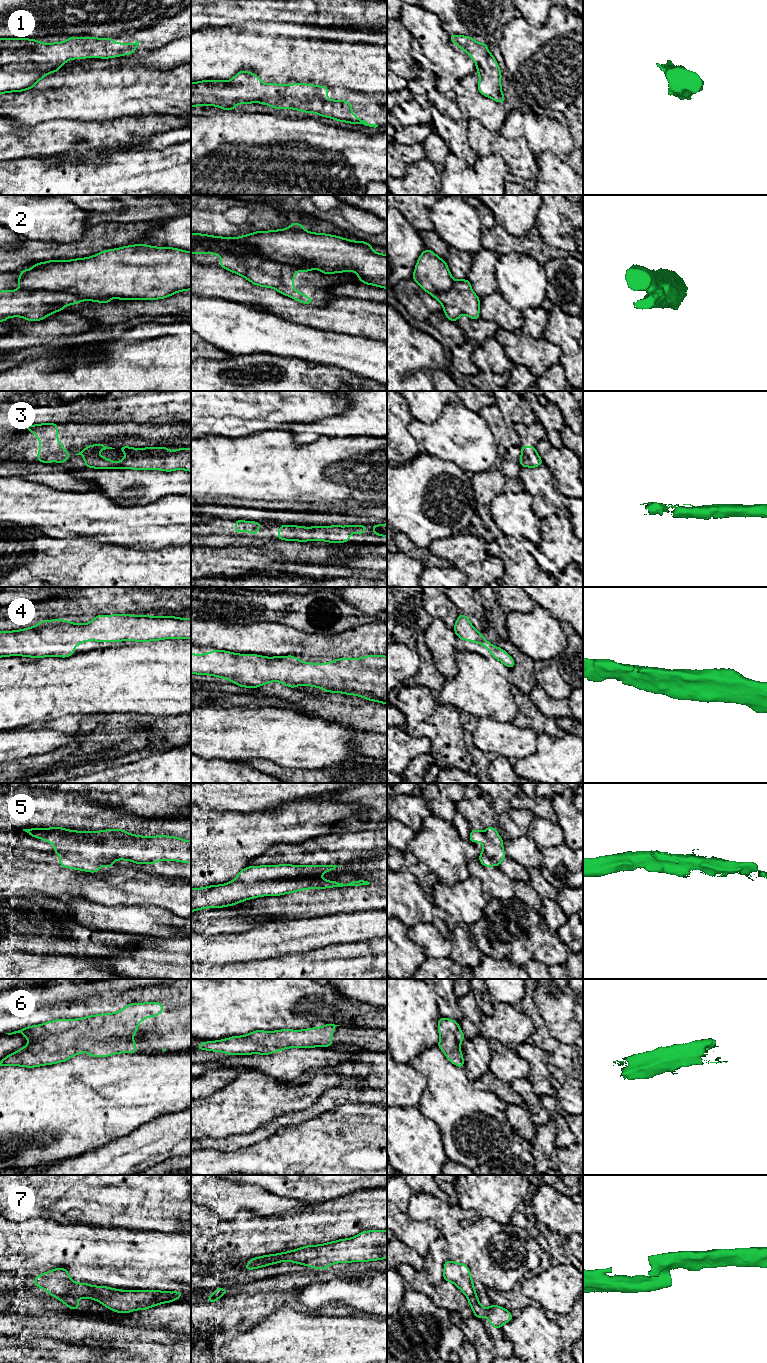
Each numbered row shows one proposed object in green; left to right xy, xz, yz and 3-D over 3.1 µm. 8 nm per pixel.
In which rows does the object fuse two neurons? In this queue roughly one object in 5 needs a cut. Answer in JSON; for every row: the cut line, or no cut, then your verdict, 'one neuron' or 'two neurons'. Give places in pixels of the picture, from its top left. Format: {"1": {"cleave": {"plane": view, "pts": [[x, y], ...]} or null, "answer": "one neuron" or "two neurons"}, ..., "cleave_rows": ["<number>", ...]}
{"1": {"cleave": null, "answer": "one neuron"}, "2": {"cleave": {"plane": "xy", "pts": [[20, 288], [65, 291], [87, 299], [104, 296], [111, 297]]}, "answer": "two neurons"}, "3": {"cleave": null, "answer": "one neuron"}, "4": {"cleave": null, "answer": "one neuron"}, "5": {"cleave": null, "answer": "one neuron"}, "6": {"cleave": null, "answer": "one neuron"}, "7": {"cleave": {"plane": "xz", "pts": [[250, 1261], [266, 1258], [270, 1263]]}, "answer": "two neurons"}, "cleave_rows": ["2", "7"]}

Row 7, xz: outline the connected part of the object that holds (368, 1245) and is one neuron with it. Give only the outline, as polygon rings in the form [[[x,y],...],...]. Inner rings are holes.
[[[387,1230],[363,1231],[348,1239],[304,1246],[288,1252],[251,1258],[250,1261],[263,1258],[268,1259],[270,1264],[288,1261],[314,1269],[327,1269],[334,1263],[387,1259]]]

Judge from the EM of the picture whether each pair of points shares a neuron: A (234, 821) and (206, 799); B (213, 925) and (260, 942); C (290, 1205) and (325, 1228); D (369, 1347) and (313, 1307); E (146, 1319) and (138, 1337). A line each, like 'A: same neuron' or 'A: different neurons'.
A: different neurons
B: different neurons
C: different neurons
D: different neurons
E: different neurons

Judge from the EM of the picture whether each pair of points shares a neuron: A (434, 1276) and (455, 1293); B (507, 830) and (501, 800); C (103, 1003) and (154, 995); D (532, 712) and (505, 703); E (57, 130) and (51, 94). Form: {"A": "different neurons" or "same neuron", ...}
{"A": "different neurons", "B": "different neurons", "C": "same neuron", "D": "different neurons", "E": "different neurons"}

